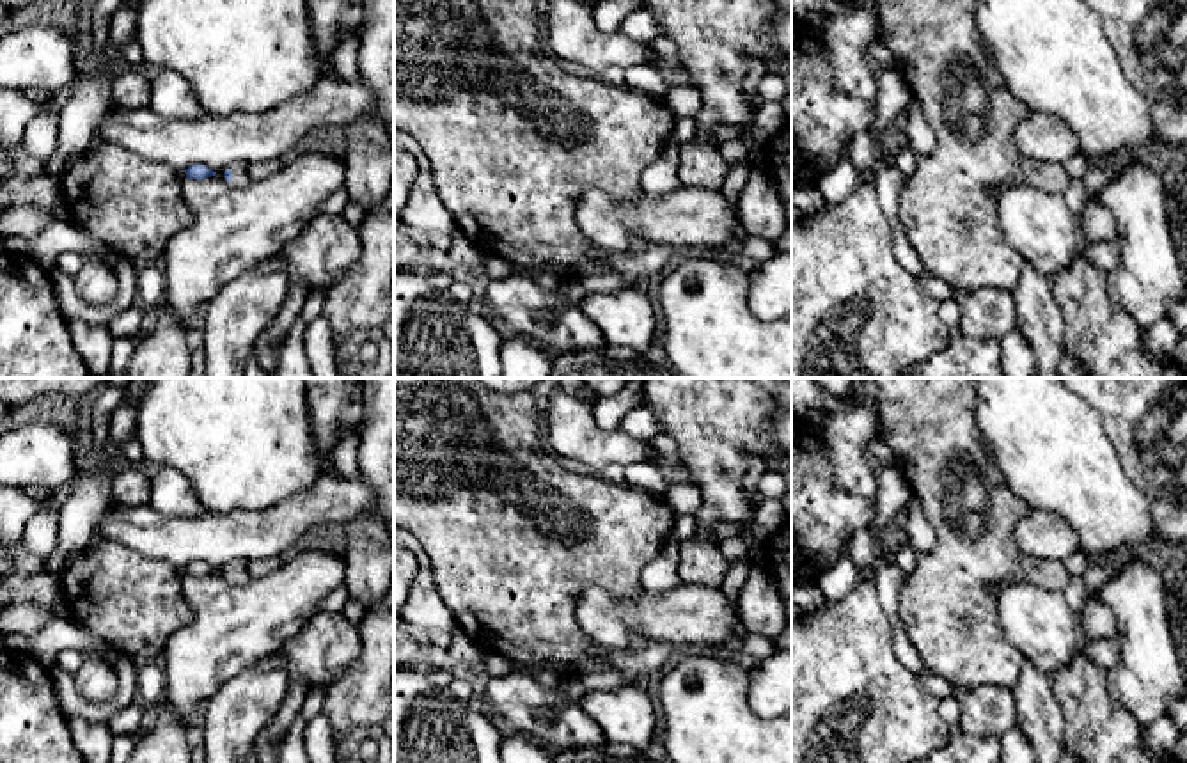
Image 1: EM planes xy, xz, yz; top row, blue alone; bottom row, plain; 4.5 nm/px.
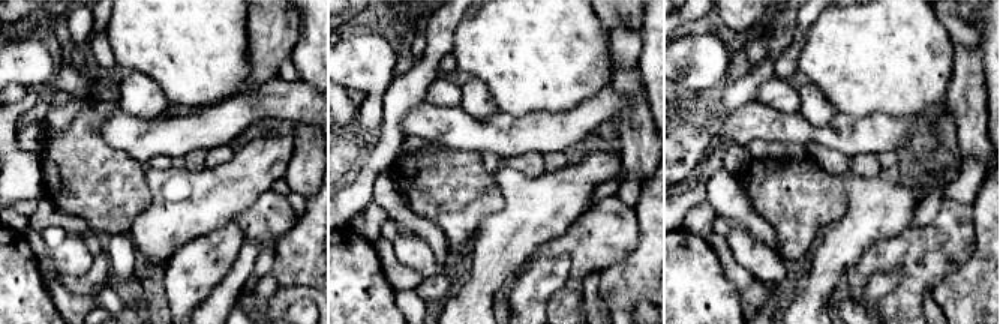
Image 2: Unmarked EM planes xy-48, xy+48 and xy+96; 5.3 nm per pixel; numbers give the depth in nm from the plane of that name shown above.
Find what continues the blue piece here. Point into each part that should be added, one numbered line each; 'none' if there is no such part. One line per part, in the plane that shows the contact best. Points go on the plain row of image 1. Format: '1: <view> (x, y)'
1: xy (240, 572)

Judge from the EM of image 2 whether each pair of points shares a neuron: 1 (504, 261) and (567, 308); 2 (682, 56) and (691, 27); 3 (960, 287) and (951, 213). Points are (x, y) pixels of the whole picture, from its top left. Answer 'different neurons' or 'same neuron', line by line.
1: different neurons
2: different neurons
3: different neurons

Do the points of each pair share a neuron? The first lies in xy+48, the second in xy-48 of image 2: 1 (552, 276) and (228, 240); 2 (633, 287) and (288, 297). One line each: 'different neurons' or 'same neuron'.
1: same neuron
2: different neurons

